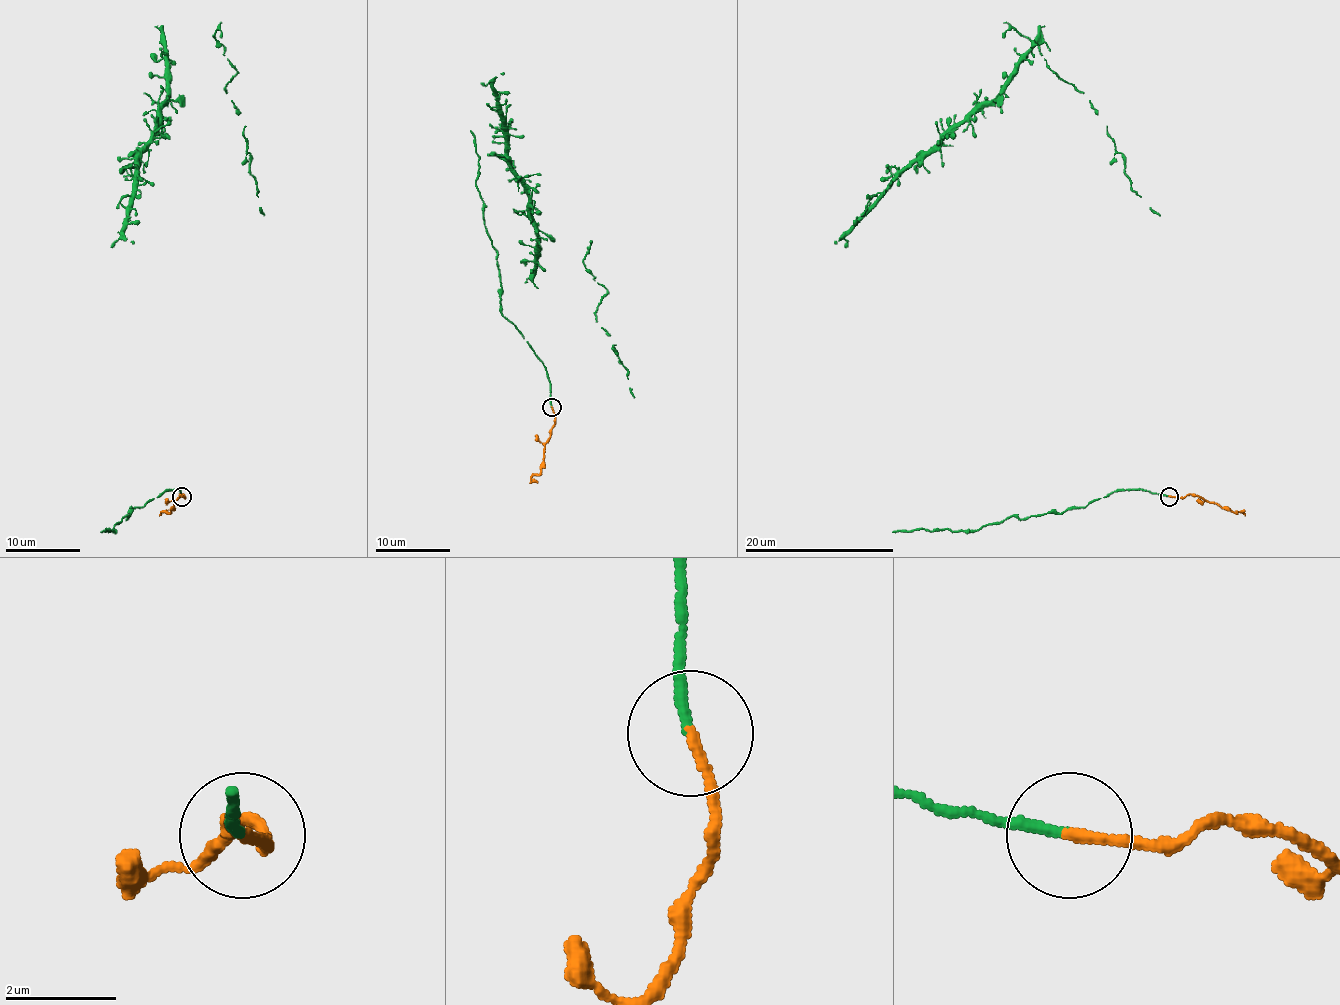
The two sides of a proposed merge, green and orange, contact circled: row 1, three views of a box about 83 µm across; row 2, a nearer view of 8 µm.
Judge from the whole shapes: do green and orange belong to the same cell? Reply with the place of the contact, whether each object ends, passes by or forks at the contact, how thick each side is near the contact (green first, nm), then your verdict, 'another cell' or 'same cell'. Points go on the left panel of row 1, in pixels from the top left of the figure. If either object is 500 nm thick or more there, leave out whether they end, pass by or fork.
place (182, 496); green ends; orange ends; calibres 180 and 180 nm; another cell

